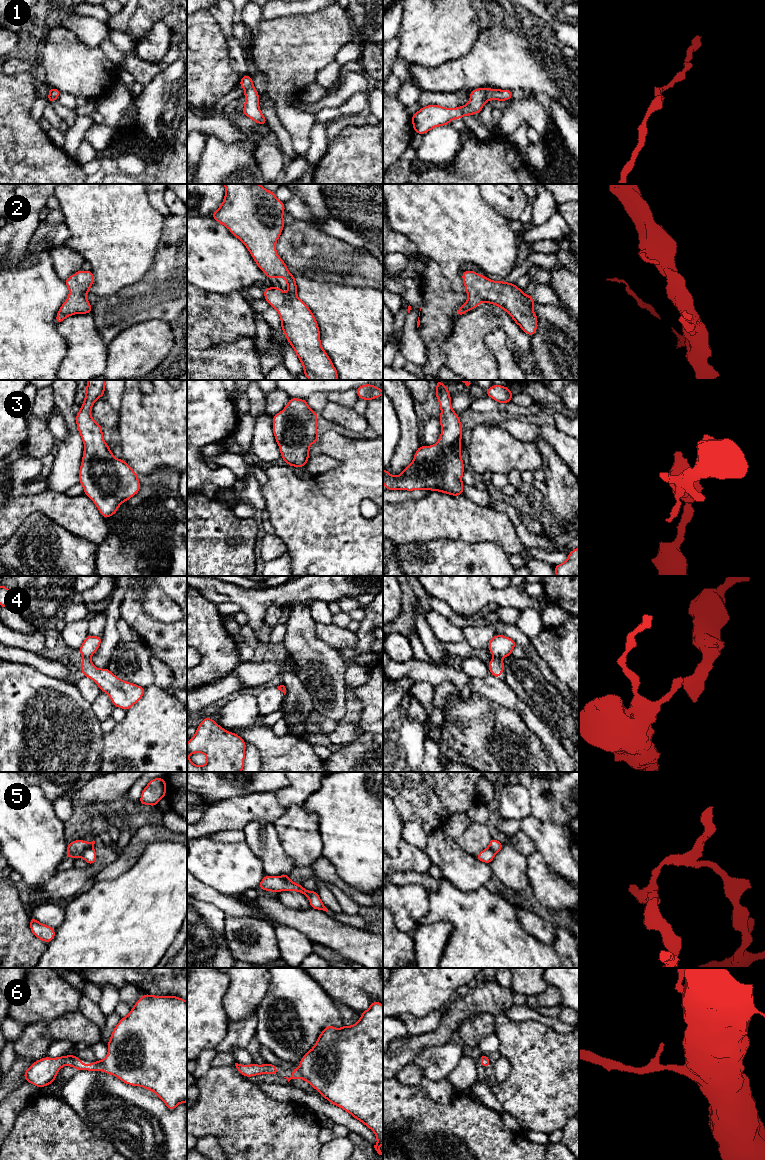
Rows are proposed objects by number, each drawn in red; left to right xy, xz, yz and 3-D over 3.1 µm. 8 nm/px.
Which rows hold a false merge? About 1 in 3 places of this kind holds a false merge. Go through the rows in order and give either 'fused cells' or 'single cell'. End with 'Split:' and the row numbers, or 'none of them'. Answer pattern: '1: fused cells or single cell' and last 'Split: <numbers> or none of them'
1: fused cells
2: single cell
3: single cell
4: fused cells
5: fused cells
6: single cell
Split: 1, 4, 5

